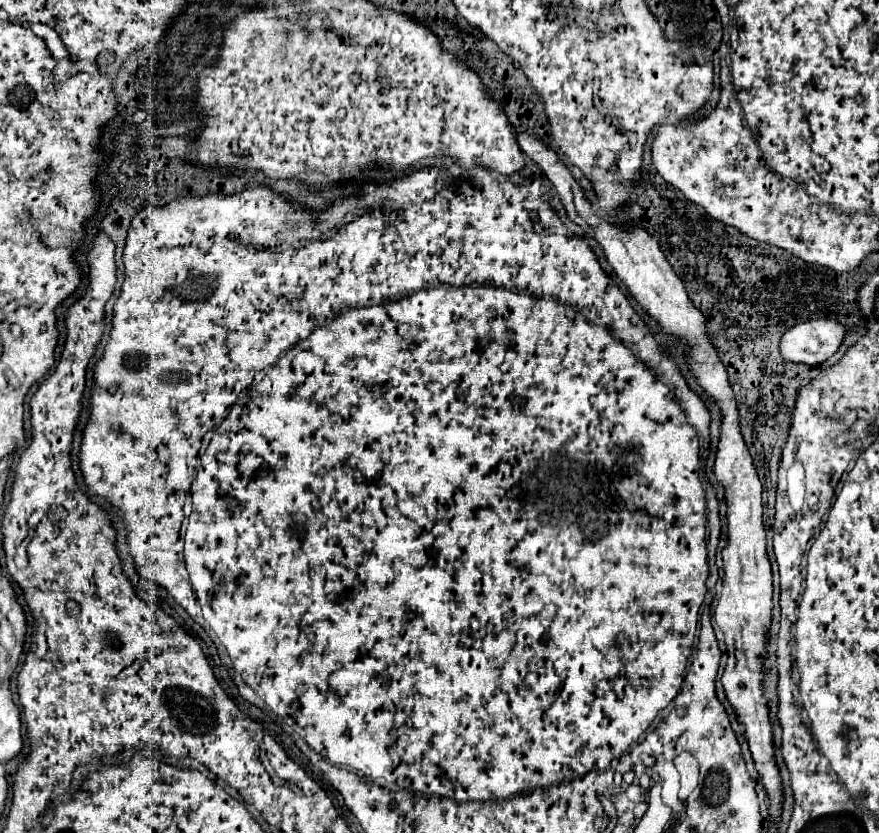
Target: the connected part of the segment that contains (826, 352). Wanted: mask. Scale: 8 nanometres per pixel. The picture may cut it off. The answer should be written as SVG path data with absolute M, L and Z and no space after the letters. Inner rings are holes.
M809 320L783 334L779 352L787 362L817 366L835 354L843 336L845 328L833 320Z

